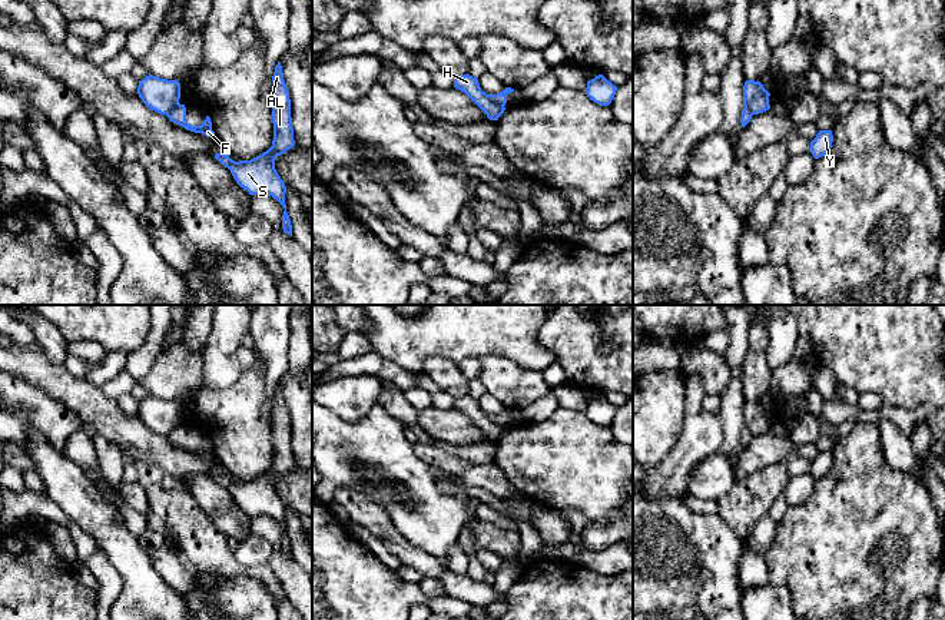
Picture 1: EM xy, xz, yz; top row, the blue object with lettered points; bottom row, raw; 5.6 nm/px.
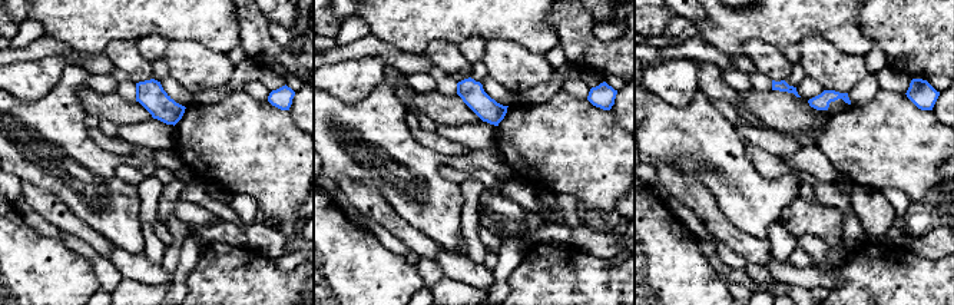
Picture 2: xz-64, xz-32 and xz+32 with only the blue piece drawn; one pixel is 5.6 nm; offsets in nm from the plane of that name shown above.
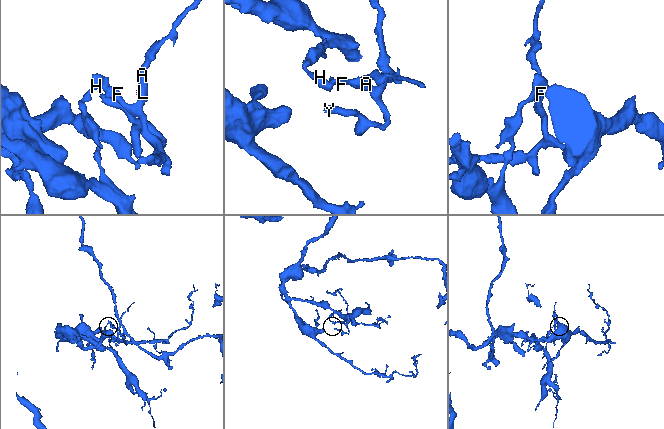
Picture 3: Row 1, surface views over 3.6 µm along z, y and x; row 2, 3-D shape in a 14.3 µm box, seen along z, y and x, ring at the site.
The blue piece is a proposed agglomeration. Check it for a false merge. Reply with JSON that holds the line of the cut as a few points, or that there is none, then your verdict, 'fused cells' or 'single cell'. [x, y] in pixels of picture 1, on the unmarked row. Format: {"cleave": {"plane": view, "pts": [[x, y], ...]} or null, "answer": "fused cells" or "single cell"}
{"cleave": {"plane": "xz", "pts": [[488, 415], [503, 427]]}, "answer": "fused cells"}

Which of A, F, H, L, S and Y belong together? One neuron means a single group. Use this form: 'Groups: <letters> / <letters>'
Groups: A F L S Y / H

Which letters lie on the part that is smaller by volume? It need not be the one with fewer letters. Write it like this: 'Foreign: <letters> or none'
Foreign: A, F, L, S, Y

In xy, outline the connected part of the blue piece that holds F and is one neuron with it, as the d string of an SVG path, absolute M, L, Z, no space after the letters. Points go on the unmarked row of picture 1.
M179 425L173 431L170 431L166 437L169 438L170 442L185 448L186 451L190 451L195 454L202 454L205 457L210 457L219 462L219 460L215 457L215 452L212 451L212 442L210 442L209 437L206 437L206 440L203 441L203 444L200 447L190 447L186 441L185 425Z

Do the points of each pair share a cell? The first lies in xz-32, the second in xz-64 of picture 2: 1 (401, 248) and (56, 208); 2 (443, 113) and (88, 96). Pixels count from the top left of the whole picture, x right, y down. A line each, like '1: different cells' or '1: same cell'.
1: different cells
2: same cell

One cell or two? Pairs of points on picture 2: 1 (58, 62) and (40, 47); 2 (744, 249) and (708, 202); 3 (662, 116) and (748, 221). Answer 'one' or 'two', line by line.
1: two
2: one
3: one

